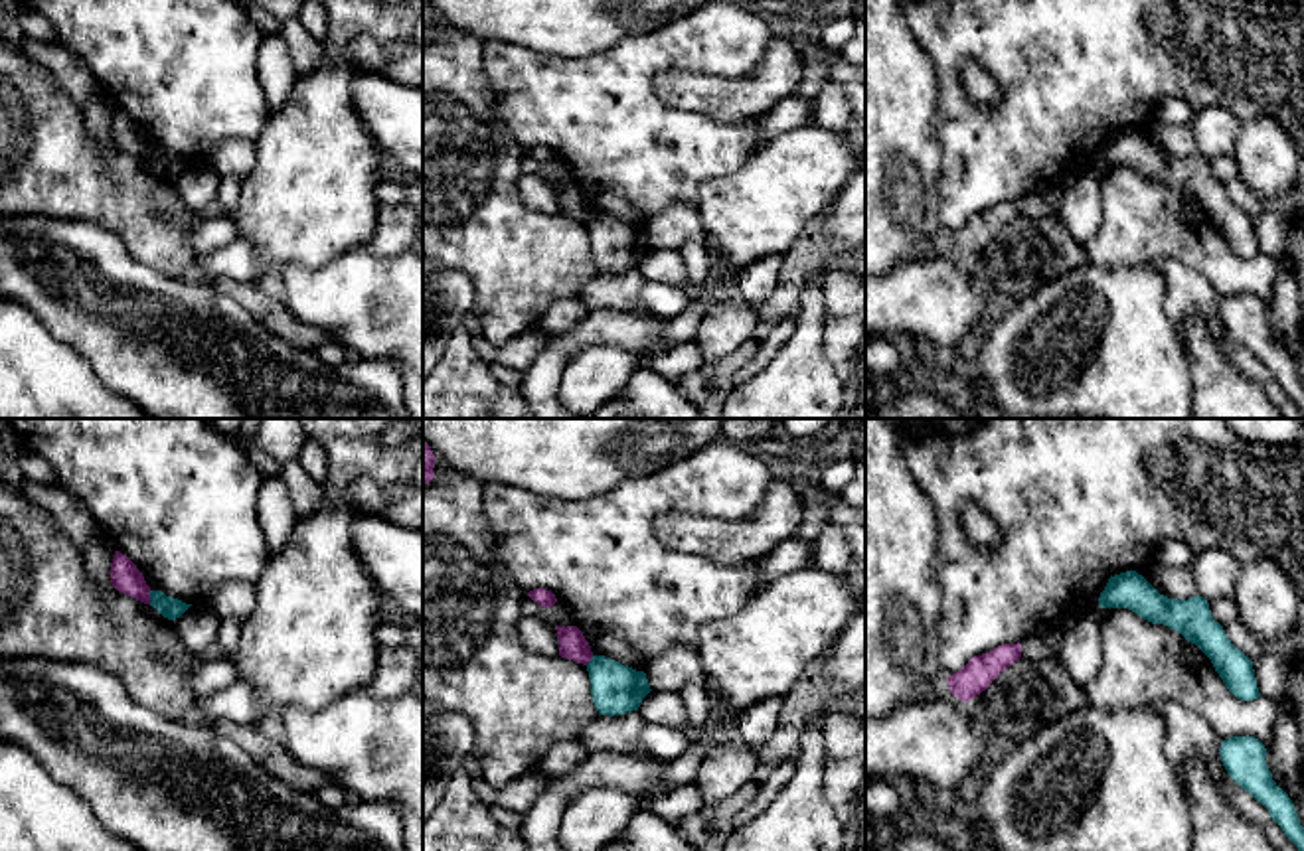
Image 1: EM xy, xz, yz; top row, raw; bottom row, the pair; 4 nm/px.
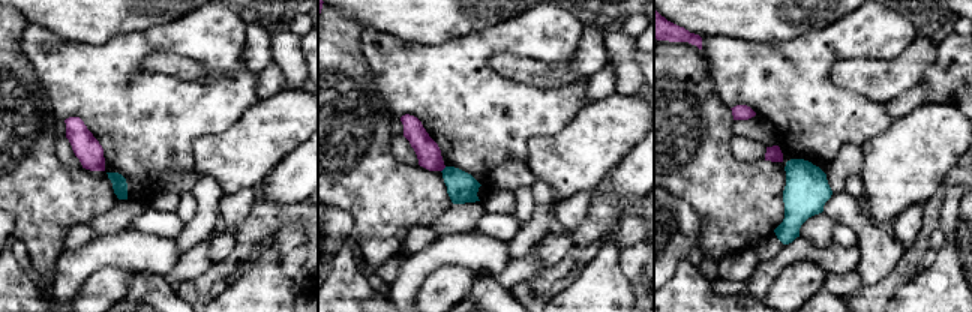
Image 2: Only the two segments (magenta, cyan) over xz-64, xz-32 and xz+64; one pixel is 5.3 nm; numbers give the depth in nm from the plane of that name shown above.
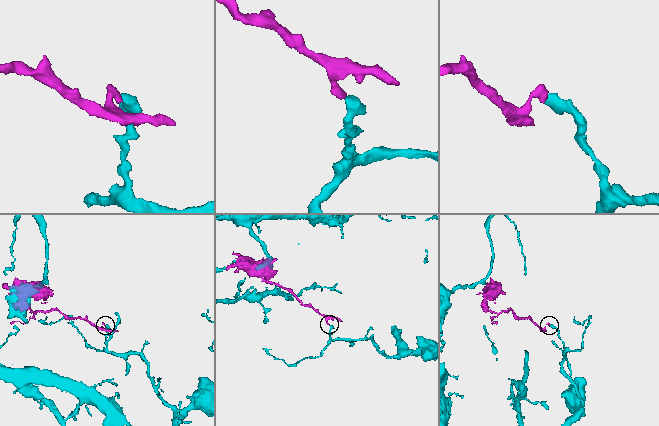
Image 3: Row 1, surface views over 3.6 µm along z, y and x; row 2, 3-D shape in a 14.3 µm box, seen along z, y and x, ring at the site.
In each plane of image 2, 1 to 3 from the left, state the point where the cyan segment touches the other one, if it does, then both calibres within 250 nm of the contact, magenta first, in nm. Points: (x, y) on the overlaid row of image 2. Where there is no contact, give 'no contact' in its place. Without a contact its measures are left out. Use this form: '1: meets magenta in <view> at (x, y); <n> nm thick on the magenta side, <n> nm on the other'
1: no contact
2: meets magenta in xz-32 at (443, 168); 130 nm thick on the magenta side, 160 nm on the other
3: no contact

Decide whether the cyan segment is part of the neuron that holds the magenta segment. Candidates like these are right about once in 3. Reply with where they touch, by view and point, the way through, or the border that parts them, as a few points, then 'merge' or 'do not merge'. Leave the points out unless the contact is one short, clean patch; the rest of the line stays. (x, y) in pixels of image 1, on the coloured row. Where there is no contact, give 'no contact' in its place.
meets magenta in xy at (149, 597); border along xy (149, 591), (151, 603); do not merge

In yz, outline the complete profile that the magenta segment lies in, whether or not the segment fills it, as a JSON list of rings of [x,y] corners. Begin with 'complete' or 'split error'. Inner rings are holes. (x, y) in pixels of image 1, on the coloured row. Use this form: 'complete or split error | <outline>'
complete | [[[1002,644],[974,656],[960,671],[946,677],[948,689],[960,701],[970,701],[990,687],[998,675],[1021,658],[1021,644]]]

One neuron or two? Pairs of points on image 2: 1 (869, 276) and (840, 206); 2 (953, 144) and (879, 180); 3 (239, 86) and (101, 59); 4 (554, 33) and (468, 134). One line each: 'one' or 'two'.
1: one
2: one
3: one
4: one

